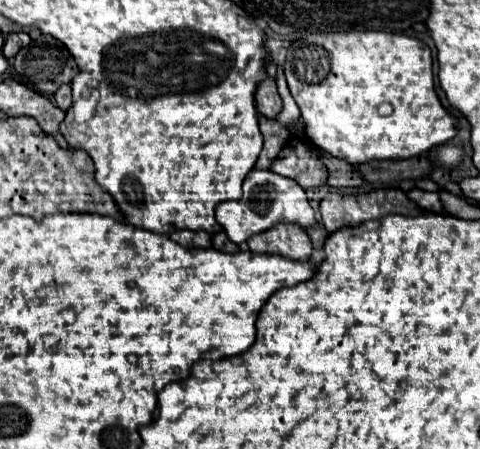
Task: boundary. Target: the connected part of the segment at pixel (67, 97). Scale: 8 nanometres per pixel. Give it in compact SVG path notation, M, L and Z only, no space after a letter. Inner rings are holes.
M62 85L56 93L54 93L54 99L56 99L56 105L66 111L70 105L72 105L72 93L70 93L70 85Z

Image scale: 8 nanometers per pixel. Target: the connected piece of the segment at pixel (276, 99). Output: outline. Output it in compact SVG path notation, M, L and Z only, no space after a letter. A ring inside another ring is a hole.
M266 77L258 85L258 91L256 91L256 109L258 109L258 113L262 113L268 119L274 119L280 113L282 101L280 101L280 95L276 91L276 83L274 83L272 77Z

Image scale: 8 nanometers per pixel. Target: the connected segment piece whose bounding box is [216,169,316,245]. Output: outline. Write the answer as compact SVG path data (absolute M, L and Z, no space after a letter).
M252 169L244 179L244 195L238 201L226 201L216 207L216 221L224 227L228 239L236 245L246 243L252 235L272 229L278 223L296 223L304 229L316 223L314 209L310 207L304 189L294 183L294 179L286 179L270 169Z

